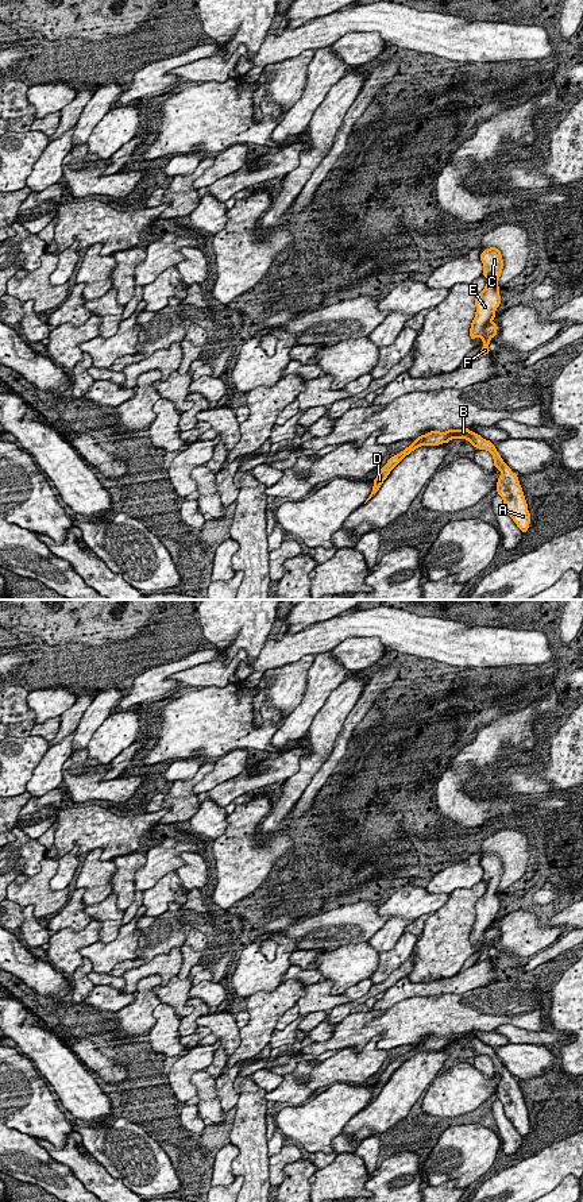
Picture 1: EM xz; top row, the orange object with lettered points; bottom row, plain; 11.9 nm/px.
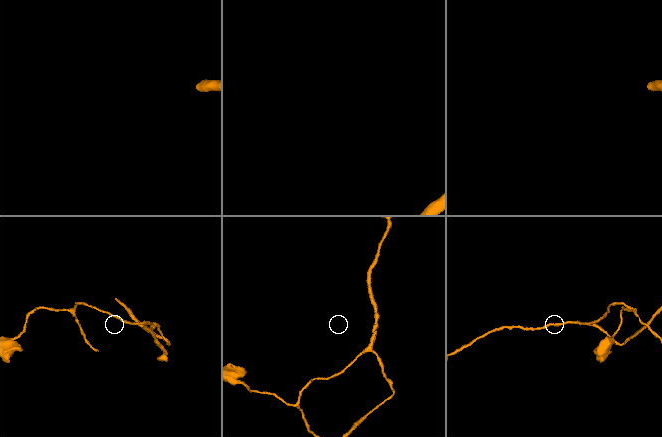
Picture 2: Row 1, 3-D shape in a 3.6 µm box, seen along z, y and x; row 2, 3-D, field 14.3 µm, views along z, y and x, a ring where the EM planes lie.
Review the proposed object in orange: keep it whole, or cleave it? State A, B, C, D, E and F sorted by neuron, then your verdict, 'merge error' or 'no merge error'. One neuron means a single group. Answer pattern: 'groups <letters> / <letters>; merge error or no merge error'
groups A B C D E F; no merge error

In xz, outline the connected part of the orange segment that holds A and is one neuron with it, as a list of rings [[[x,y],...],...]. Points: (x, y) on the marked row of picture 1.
[[[470,428],[448,429],[445,432],[431,431],[414,439],[409,447],[391,456],[381,469],[378,477],[374,479],[372,492],[366,502],[379,490],[381,485],[387,478],[390,471],[412,451],[421,446],[439,446],[448,443],[452,439],[466,439],[472,444],[472,447],[491,452],[494,467],[501,470],[495,490],[503,500],[506,513],[513,519],[522,533],[525,533],[530,524],[530,513],[528,511],[528,504],[517,474],[513,473],[511,469],[503,462],[493,442],[483,439],[476,432],[471,432]]]

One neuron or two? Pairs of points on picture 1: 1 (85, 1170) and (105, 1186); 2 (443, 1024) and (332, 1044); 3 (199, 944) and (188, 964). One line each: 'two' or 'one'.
1: one
2: one
3: one

